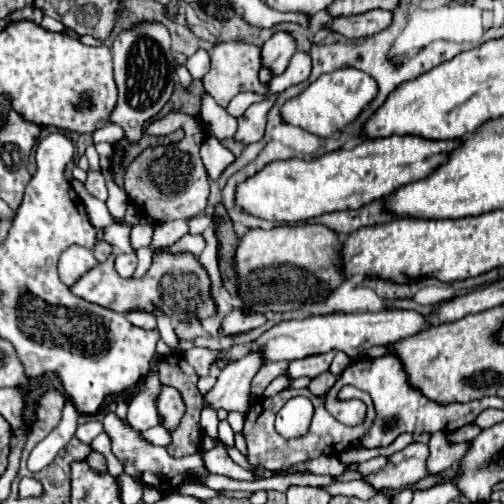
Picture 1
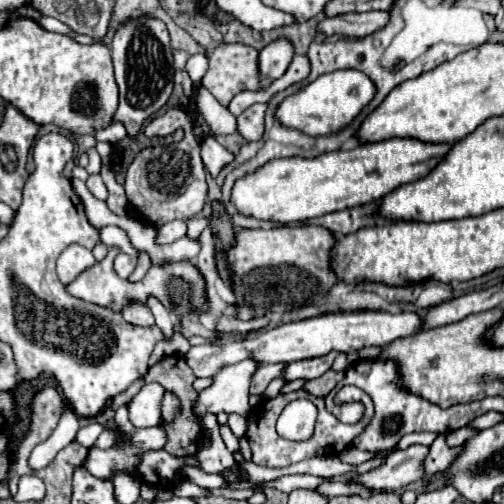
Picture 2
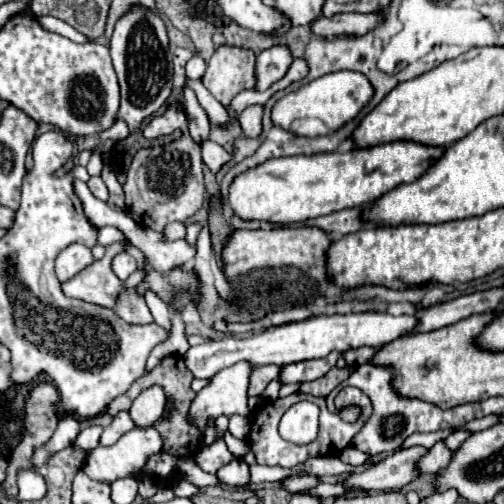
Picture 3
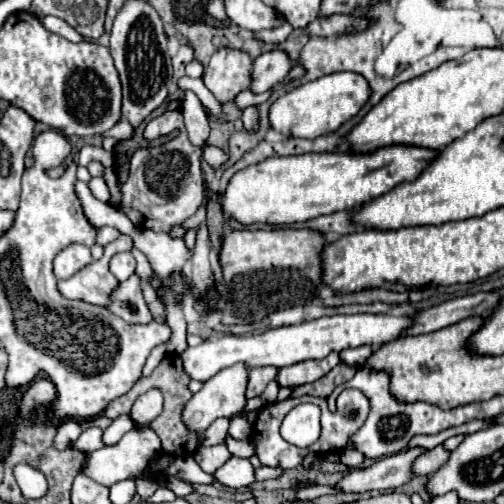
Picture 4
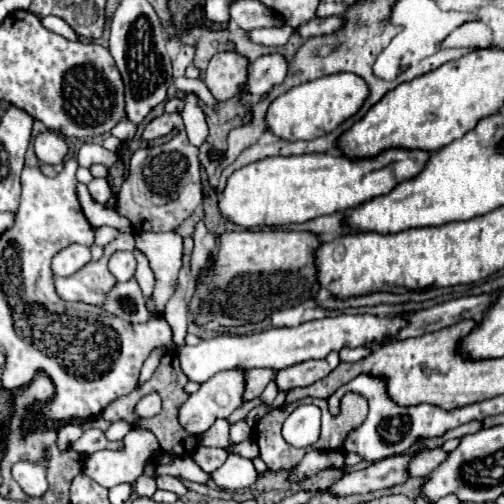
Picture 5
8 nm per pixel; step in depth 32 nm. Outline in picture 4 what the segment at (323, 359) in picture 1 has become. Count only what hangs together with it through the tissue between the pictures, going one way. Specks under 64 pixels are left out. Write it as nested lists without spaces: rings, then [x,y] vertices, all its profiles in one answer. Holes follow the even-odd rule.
[[[330,352],[322,360],[312,360],[312,362],[306,360],[306,362],[300,362],[300,364],[280,368],[276,380],[280,382],[280,386],[300,386],[300,384],[306,384],[306,382],[314,382],[314,380],[326,376],[338,362],[340,362],[338,352]]]

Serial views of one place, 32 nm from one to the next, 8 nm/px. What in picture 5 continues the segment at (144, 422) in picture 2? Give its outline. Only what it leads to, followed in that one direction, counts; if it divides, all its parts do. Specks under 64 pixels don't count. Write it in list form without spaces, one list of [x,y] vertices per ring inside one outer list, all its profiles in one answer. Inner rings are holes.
[[[150,392],[146,396],[142,396],[134,408],[134,414],[138,418],[154,418],[158,416],[162,410],[162,398],[158,392]]]

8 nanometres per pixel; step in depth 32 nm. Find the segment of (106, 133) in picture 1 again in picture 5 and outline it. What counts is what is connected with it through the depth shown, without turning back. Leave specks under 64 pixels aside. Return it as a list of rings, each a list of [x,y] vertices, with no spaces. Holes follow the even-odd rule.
[[[122,120],[120,124],[116,124],[108,134],[112,134],[112,136],[116,136],[118,140],[132,140],[134,138],[134,134],[136,134],[136,126],[130,122],[130,120]]]

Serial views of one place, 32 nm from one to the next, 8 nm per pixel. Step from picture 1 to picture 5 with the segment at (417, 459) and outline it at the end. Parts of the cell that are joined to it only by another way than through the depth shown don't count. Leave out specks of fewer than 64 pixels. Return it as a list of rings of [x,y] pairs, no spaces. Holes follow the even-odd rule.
[[[418,452],[404,456],[390,456],[388,460],[380,460],[370,464],[364,470],[356,470],[344,474],[334,486],[330,486],[330,494],[348,496],[348,494],[366,494],[374,490],[384,490],[398,486],[408,480],[408,464]]]

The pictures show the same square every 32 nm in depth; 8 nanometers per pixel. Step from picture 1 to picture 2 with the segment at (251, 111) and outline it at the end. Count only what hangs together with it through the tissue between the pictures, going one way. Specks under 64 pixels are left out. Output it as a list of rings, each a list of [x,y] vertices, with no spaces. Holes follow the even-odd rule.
[[[267,103],[252,104],[238,116],[238,132],[246,142],[256,142],[262,138],[267,107]]]

